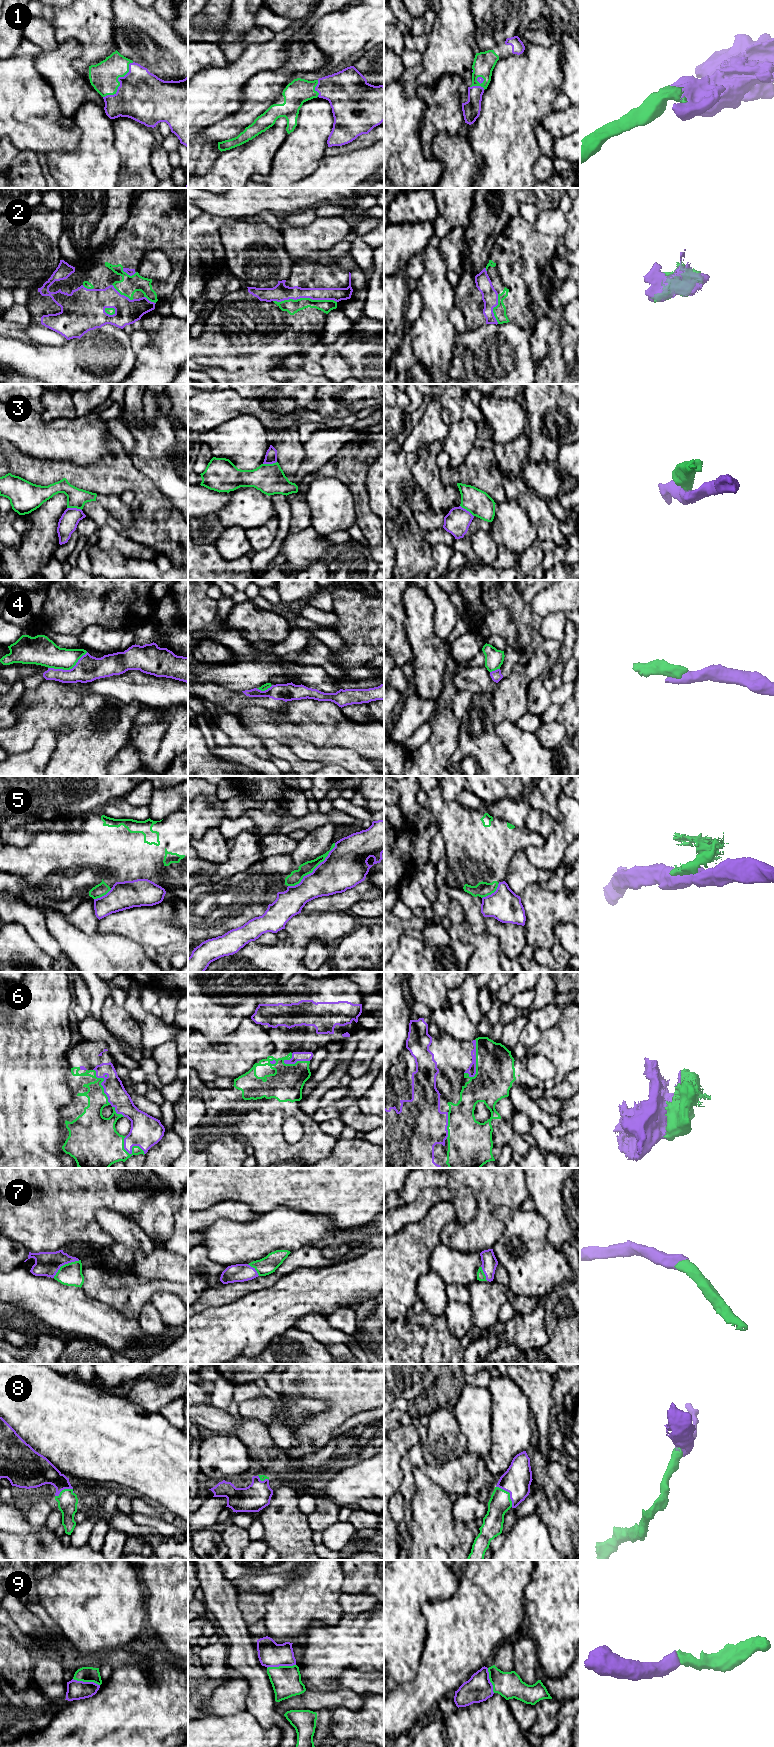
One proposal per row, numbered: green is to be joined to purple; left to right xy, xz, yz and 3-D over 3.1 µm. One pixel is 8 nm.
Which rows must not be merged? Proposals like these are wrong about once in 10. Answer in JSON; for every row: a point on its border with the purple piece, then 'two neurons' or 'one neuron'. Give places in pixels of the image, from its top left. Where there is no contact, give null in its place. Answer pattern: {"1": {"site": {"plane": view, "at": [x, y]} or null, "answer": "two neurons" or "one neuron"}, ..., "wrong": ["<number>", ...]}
{"1": {"site": {"plane": "xy", "at": [118, 80]}, "answer": "one neuron"}, "2": {"site": {"plane": "xz", "at": [305, 297]}, "answer": "one neuron"}, "3": {"site": {"plane": "xy", "at": [74, 508]}, "answer": "two neurons"}, "4": {"site": {"plane": "xy", "at": [68, 670]}, "answer": "two neurons"}, "5": {"site": {"plane": "xz", "at": [313, 870]}, "answer": "one neuron"}, "6": {"site": {"plane": "yz", "at": [475, 1060]}, "answer": "one neuron"}, "7": {"site": {"plane": "xy", "at": [64, 1264]}, "answer": "one neuron"}, "8": {"site": {"plane": "yz", "at": [509, 1492]}, "answer": "one neuron"}, "9": {"site": {"plane": "xz", "at": [281, 1665]}, "answer": "one neuron"}, "wrong": ["3", "4"]}

